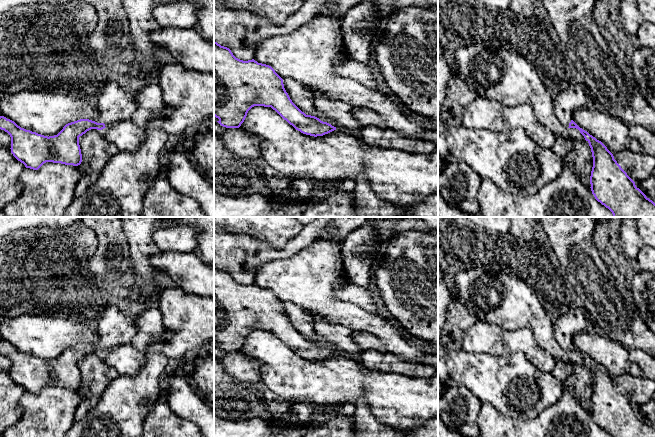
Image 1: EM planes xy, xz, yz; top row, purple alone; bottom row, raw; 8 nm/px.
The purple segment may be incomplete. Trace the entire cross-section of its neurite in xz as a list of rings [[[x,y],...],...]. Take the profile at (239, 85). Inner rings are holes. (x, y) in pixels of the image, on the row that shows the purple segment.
[[[214,41],[214,116],[219,119],[217,122],[226,128],[239,128],[244,122],[248,111],[254,106],[271,107],[296,130],[306,135],[323,136],[338,129],[333,119],[323,117],[320,120],[315,116],[306,115],[302,112],[292,102],[284,88],[283,79],[271,66],[258,63],[254,59],[248,61],[240,60],[233,55],[229,48],[221,46]]]

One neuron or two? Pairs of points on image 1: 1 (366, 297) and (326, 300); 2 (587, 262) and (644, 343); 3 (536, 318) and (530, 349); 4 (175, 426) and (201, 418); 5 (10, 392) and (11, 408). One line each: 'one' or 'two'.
1: two
2: one
3: two
4: two
5: one

